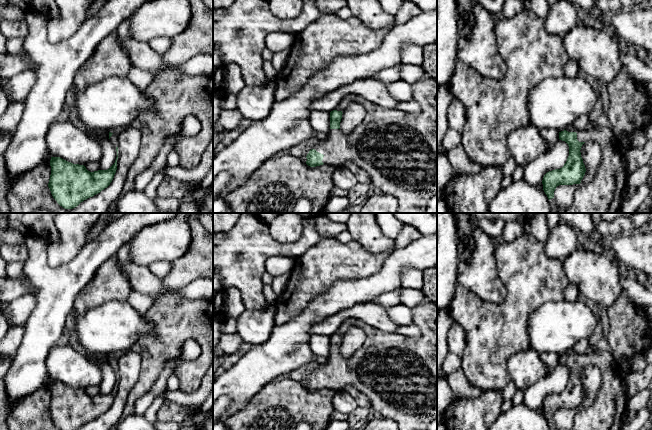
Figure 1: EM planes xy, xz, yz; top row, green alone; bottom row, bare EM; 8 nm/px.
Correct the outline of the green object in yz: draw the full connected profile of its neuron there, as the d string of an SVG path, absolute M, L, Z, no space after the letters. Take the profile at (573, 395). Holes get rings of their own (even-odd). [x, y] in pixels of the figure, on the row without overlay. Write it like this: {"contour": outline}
{"contour": "M573 349L559 355L559 363L565 365L569 370L569 380L566 387L560 393L547 396L542 404L543 414L548 423L554 422L554 415L559 409L578 408L571 430L621 430L622 417L627 409L625 393L622 389L622 372L615 361L613 354L608 351L592 350L577 354ZM587 365L600 368L602 384L598 391L595 402L589 407L582 407L586 392L581 381L581 371Z"}

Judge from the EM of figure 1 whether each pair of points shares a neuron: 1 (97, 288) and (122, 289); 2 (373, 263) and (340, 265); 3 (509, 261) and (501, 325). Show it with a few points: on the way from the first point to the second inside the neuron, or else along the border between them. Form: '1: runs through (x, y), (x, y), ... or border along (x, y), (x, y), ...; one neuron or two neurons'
1: runs through (103, 288), (116, 288); one neuron
2: runs through (365, 263), (348, 263); one neuron
3: runs through (514, 277), (514, 309); one neuron

